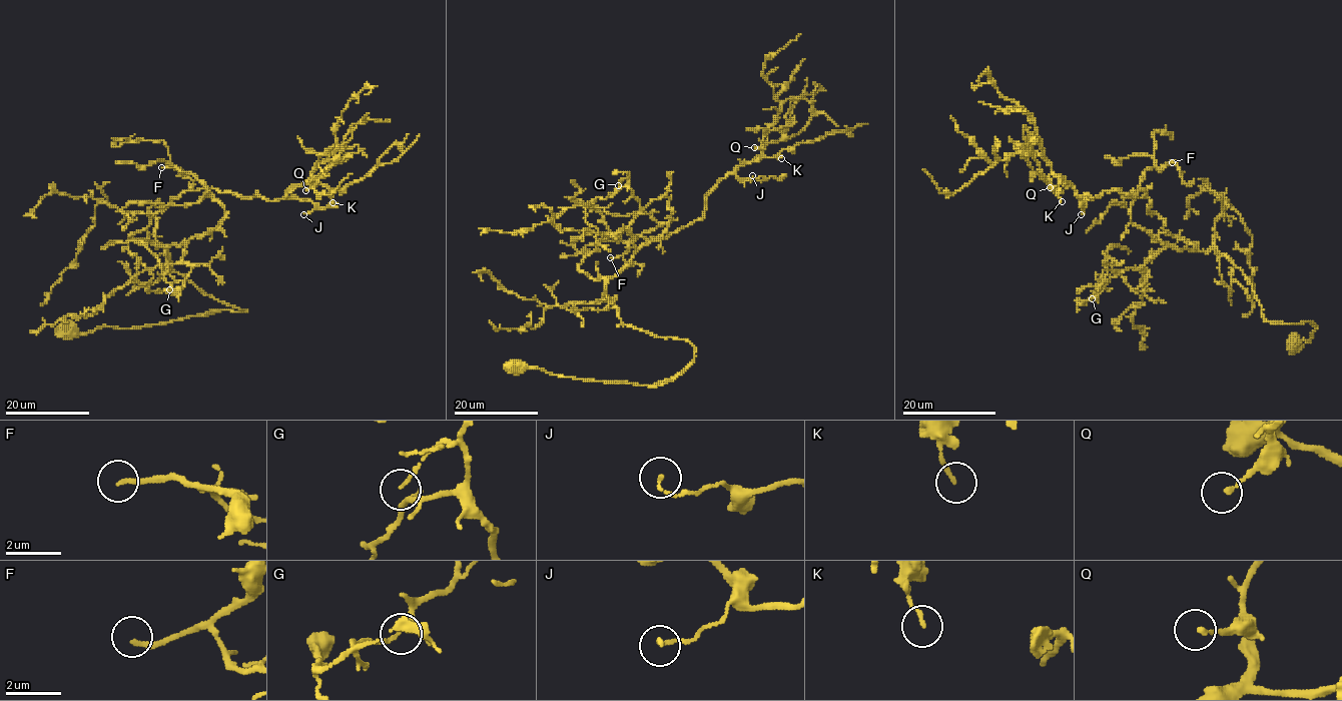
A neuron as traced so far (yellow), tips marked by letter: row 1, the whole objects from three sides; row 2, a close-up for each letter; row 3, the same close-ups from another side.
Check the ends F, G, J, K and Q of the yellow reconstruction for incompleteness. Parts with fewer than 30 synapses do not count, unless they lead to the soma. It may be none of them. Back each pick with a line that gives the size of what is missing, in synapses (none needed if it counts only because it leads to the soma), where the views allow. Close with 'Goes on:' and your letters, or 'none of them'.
F: 30 syn
Goes on: F

